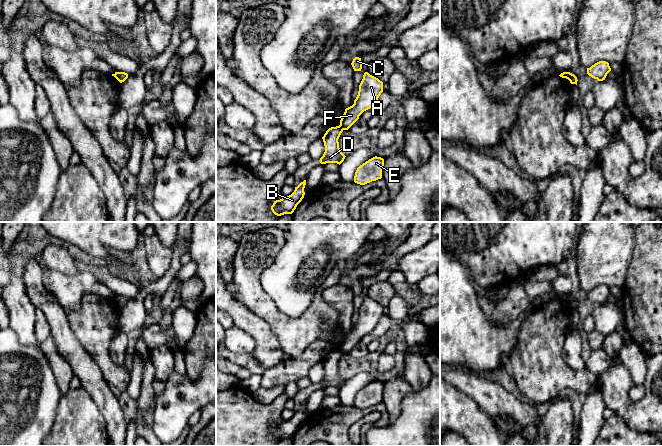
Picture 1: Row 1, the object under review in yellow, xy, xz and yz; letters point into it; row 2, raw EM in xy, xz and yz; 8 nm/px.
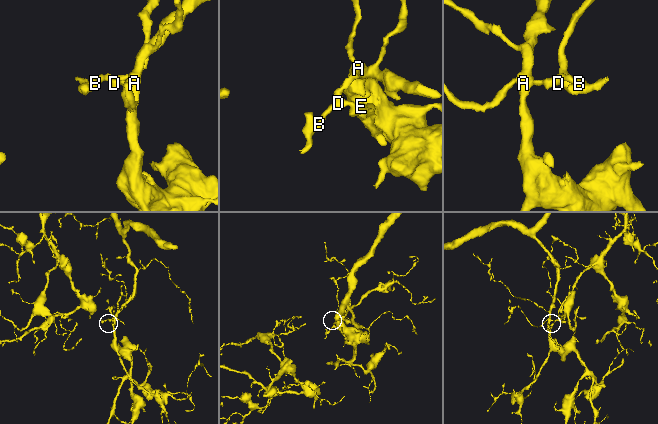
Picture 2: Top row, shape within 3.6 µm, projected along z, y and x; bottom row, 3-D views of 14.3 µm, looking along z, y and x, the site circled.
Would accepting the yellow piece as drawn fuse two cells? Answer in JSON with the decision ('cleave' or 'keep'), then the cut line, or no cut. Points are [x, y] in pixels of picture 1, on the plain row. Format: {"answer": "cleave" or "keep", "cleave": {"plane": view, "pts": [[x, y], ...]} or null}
{"answer": "cleave", "cleave": {"plane": "xz", "pts": [[339, 349], [343, 353]]}}

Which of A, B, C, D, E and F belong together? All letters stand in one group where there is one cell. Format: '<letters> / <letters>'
A C F / B D E

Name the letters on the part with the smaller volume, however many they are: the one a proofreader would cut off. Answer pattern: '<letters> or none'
B, D, E

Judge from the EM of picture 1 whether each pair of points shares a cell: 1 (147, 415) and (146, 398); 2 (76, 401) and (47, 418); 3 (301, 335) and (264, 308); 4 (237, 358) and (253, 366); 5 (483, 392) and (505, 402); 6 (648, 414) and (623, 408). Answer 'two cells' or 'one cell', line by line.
1: one cell
2: two cells
3: one cell
4: one cell
5: one cell
6: one cell

